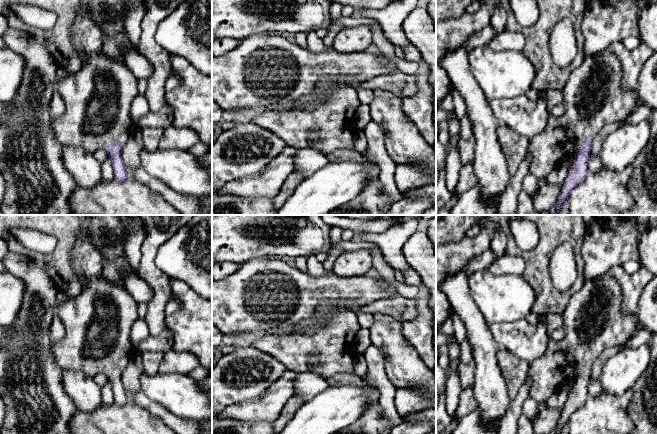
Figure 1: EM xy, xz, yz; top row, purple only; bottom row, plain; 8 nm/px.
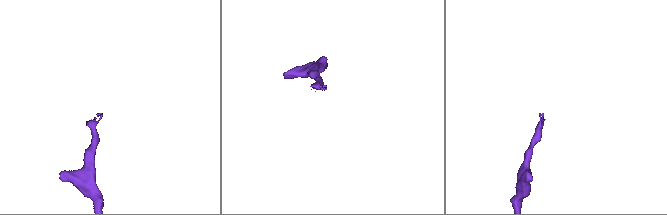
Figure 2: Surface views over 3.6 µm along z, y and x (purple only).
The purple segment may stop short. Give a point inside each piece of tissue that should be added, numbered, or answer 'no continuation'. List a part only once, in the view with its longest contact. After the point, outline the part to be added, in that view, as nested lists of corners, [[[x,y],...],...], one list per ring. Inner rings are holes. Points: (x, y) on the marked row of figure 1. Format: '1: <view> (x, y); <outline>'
1: yz (593, 97); [[[609,48],[599,54],[585,56],[561,90],[564,114],[561,117],[551,115],[546,129],[530,139],[530,174],[538,179],[548,178],[563,159],[576,154],[585,139],[593,142],[605,125],[625,120],[629,116],[636,103],[637,94],[622,88],[622,76],[622,64]]]

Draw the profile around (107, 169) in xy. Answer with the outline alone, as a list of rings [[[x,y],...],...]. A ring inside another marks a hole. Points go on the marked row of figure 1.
[[[110,158],[101,163],[101,169],[102,169],[102,180],[101,180],[102,182],[109,182],[112,179],[114,179],[114,171]]]

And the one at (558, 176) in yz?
[[[570,155],[560,161],[554,171],[548,176],[548,183],[550,185],[564,186],[566,177],[569,173],[569,166],[573,163],[575,155]]]

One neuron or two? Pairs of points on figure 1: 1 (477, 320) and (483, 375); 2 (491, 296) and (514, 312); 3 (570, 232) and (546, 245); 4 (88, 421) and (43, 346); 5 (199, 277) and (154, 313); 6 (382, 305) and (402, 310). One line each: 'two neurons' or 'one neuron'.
1: one neuron
2: one neuron
3: one neuron
4: two neurons
5: two neurons
6: one neuron

